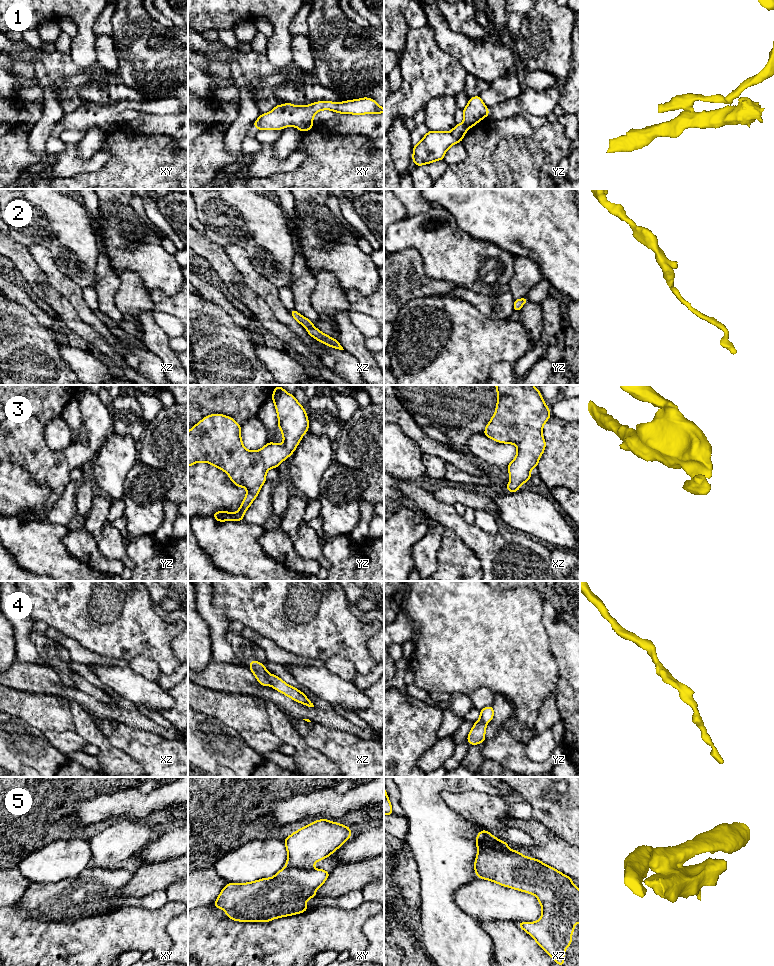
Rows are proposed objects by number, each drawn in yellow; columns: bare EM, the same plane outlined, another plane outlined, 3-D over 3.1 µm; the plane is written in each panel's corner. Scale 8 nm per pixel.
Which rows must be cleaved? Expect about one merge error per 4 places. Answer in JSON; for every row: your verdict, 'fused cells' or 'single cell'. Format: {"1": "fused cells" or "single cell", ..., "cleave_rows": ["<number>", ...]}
{"1": "fused cells", "2": "single cell", "3": "single cell", "4": "fused cells", "5": "fused cells", "cleave_rows": ["1", "4", "5"]}

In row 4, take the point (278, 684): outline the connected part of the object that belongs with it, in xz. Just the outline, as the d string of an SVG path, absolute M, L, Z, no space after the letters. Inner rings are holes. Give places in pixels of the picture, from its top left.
M268 673L268 679L270 686L273 687L275 690L290 697L296 702L302 703L308 707L314 707L313 703L305 696L304 693L294 688L293 686L288 685L278 676Z

